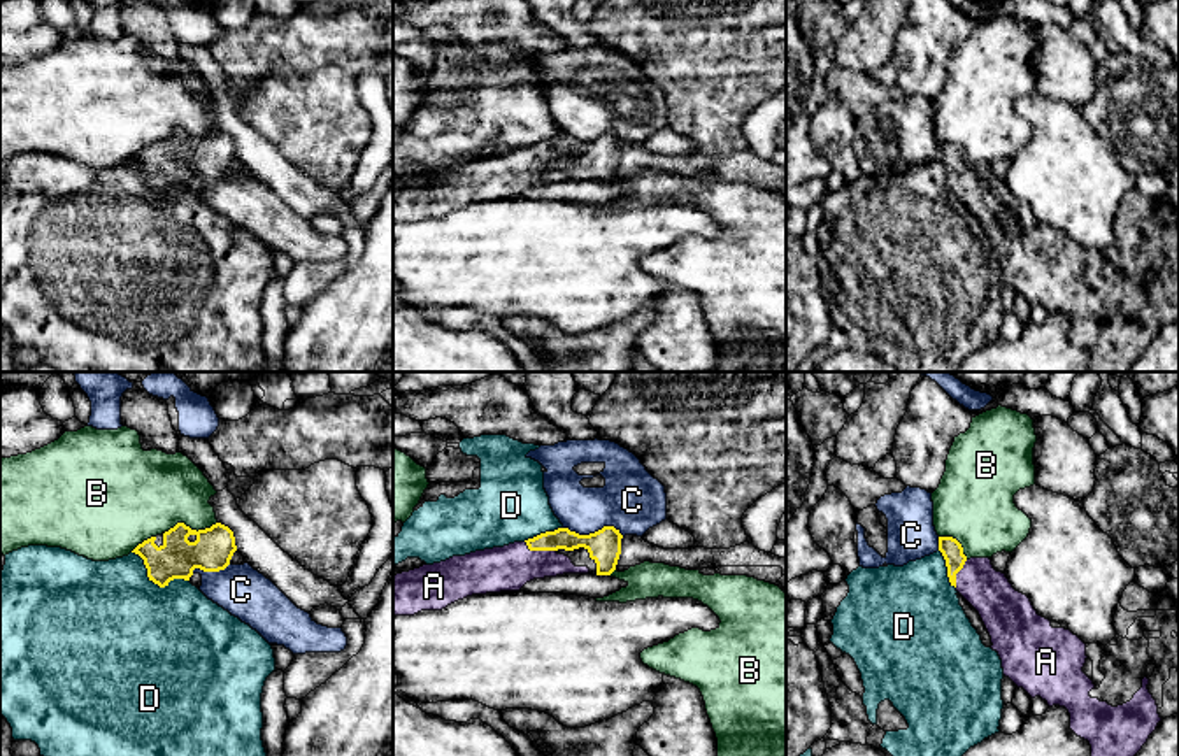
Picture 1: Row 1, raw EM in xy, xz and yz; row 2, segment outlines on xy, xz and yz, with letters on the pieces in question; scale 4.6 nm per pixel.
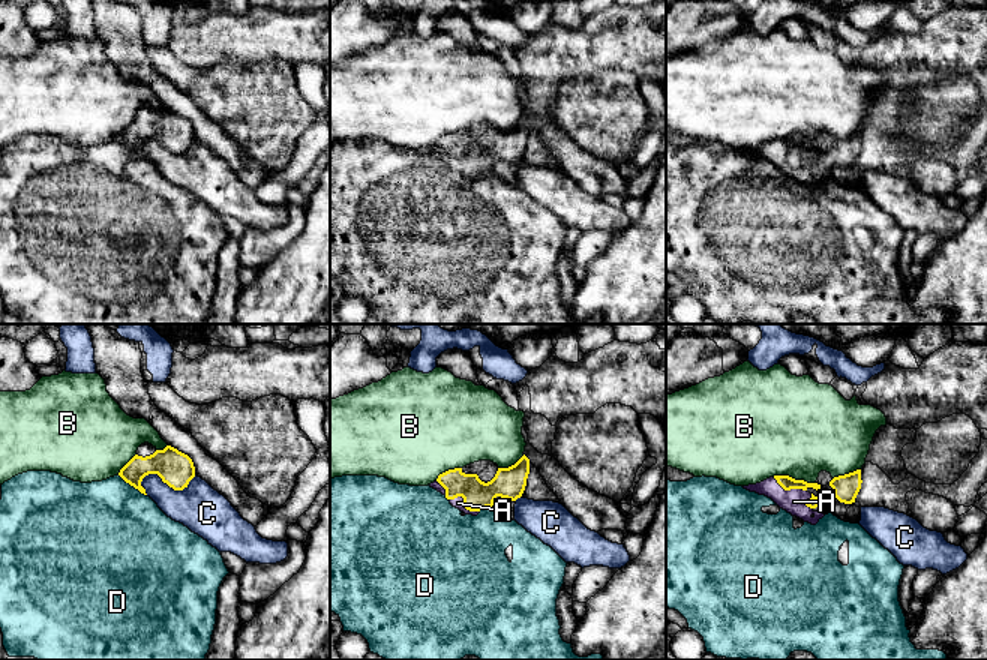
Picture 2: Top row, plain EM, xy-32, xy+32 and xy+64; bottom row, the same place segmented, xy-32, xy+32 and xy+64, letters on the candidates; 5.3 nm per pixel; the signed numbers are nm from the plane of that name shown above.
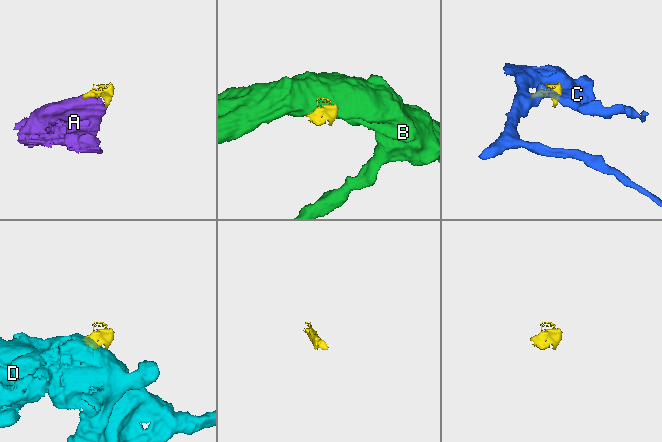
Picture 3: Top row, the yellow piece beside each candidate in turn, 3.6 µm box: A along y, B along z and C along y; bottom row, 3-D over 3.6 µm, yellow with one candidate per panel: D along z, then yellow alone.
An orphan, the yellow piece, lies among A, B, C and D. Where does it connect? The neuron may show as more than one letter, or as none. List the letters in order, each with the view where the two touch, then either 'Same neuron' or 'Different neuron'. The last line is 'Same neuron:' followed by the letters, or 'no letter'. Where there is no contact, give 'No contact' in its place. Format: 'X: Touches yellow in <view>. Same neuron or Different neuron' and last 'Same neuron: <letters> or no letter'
A: Touches yellow in xz. Same neuron
B: Touches yellow in xy. Different neuron
C: Touches yellow in xz. Different neuron
D: Touches yellow in xy. Different neuron
Same neuron: A

